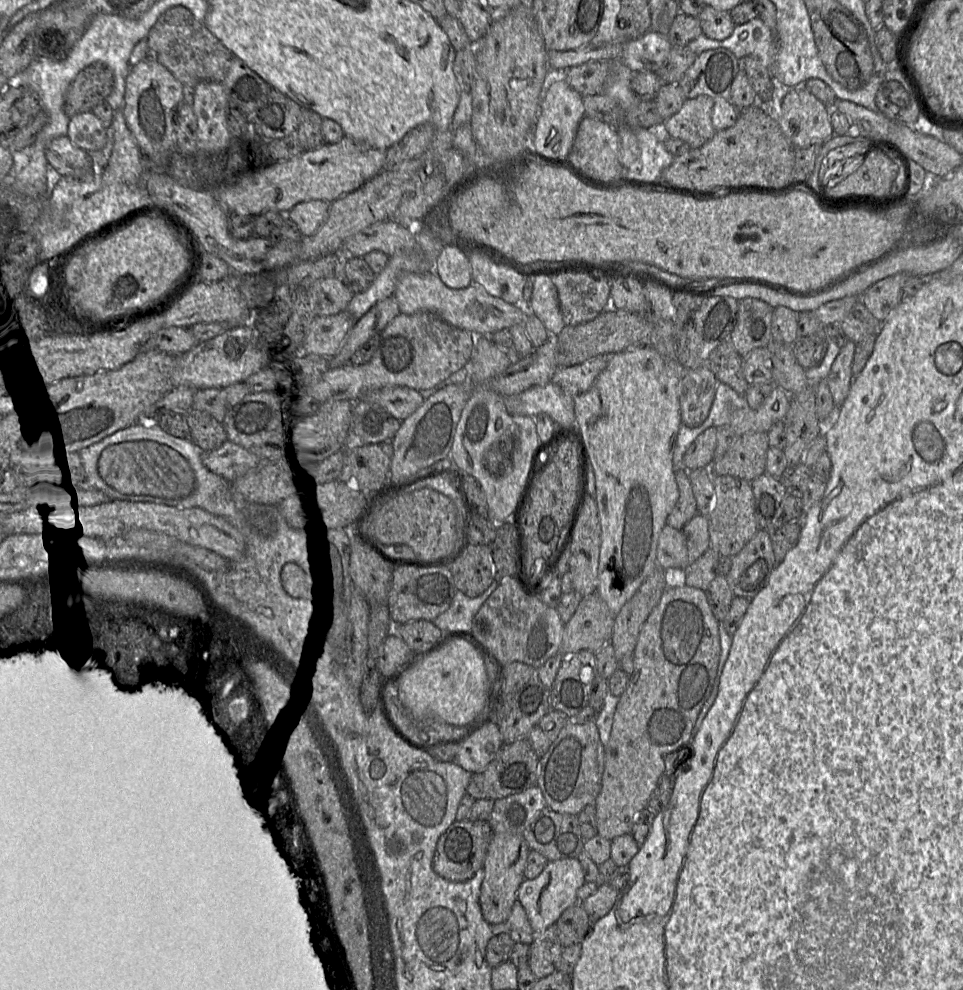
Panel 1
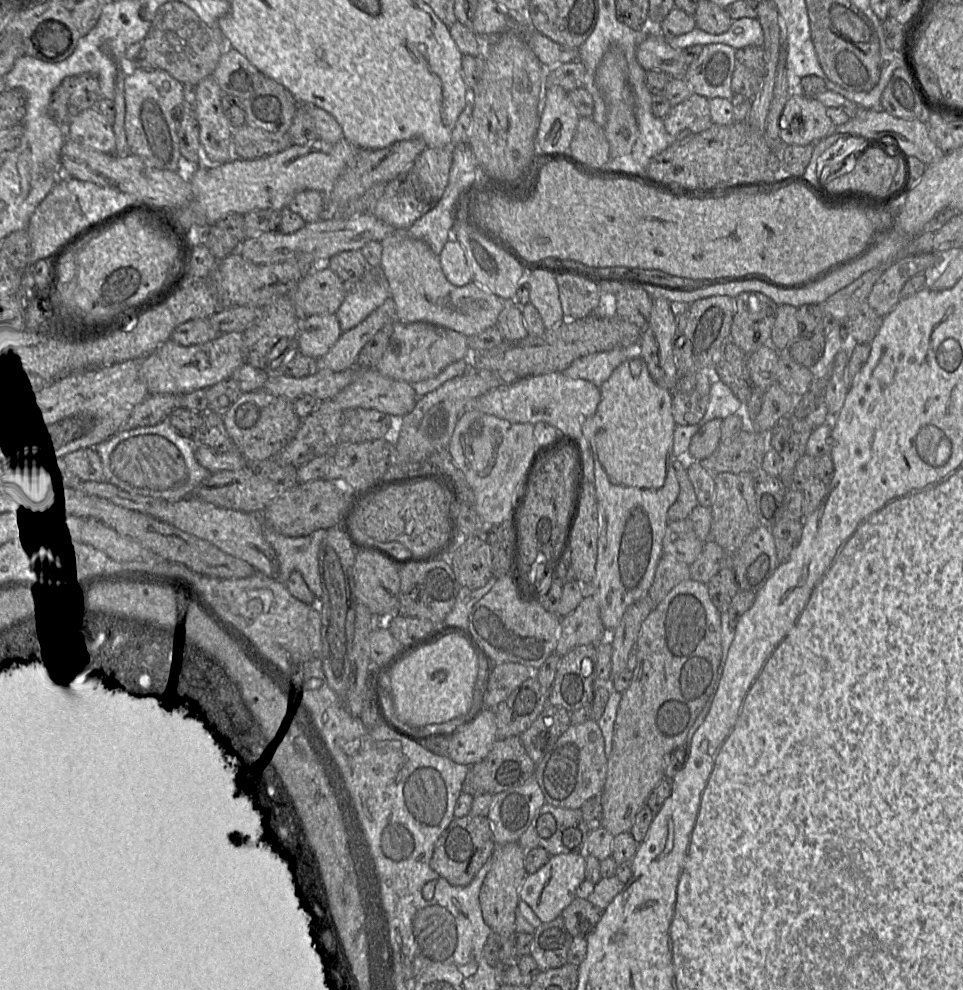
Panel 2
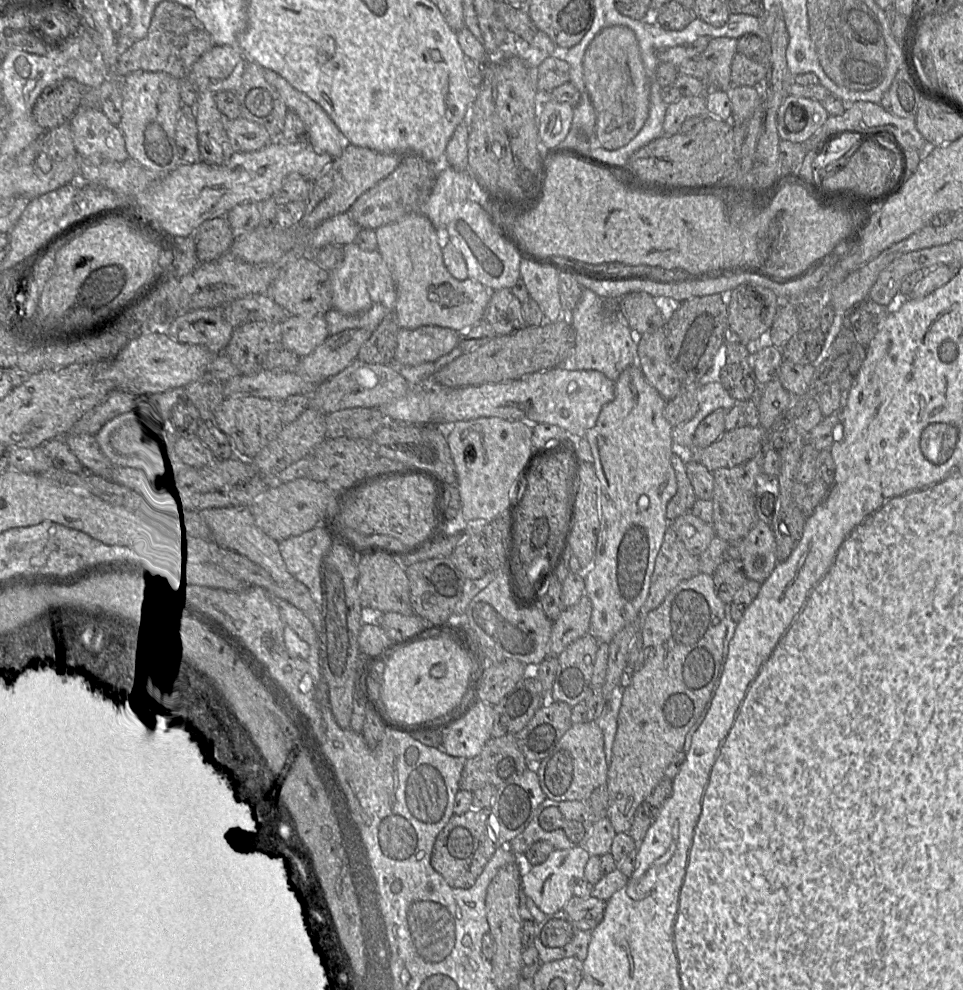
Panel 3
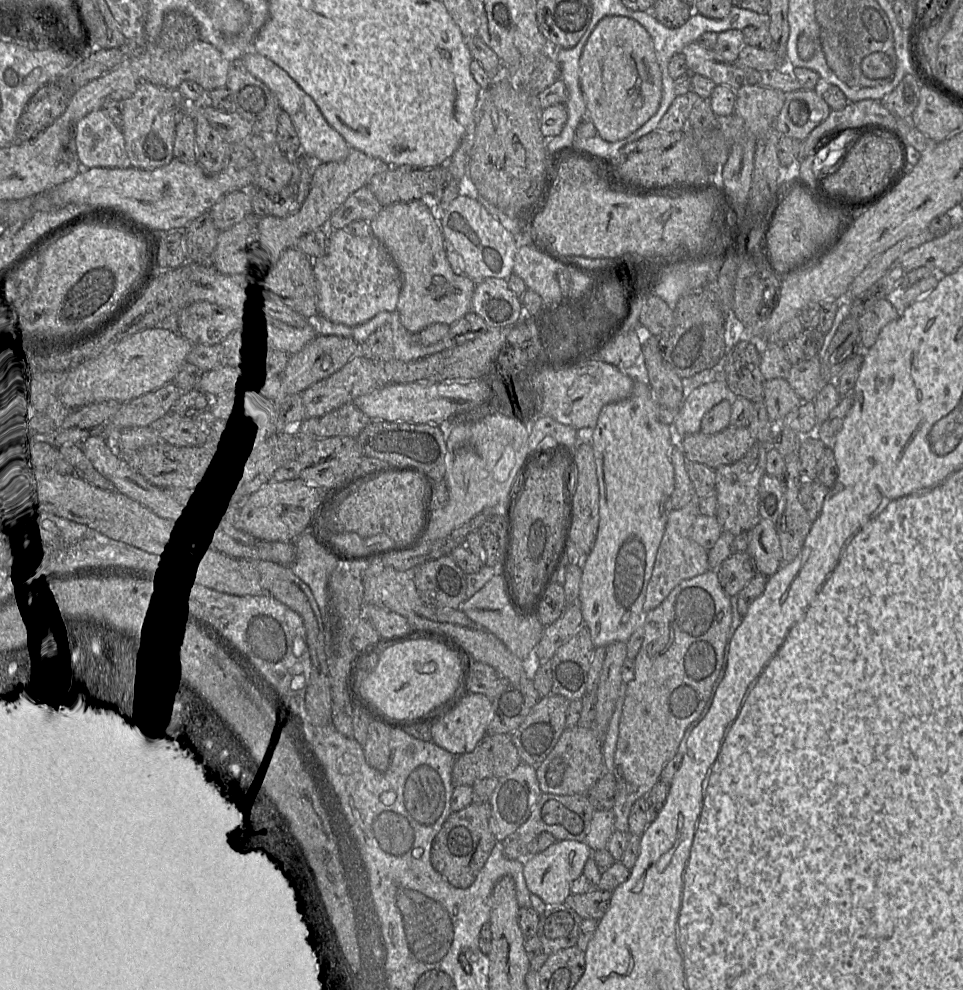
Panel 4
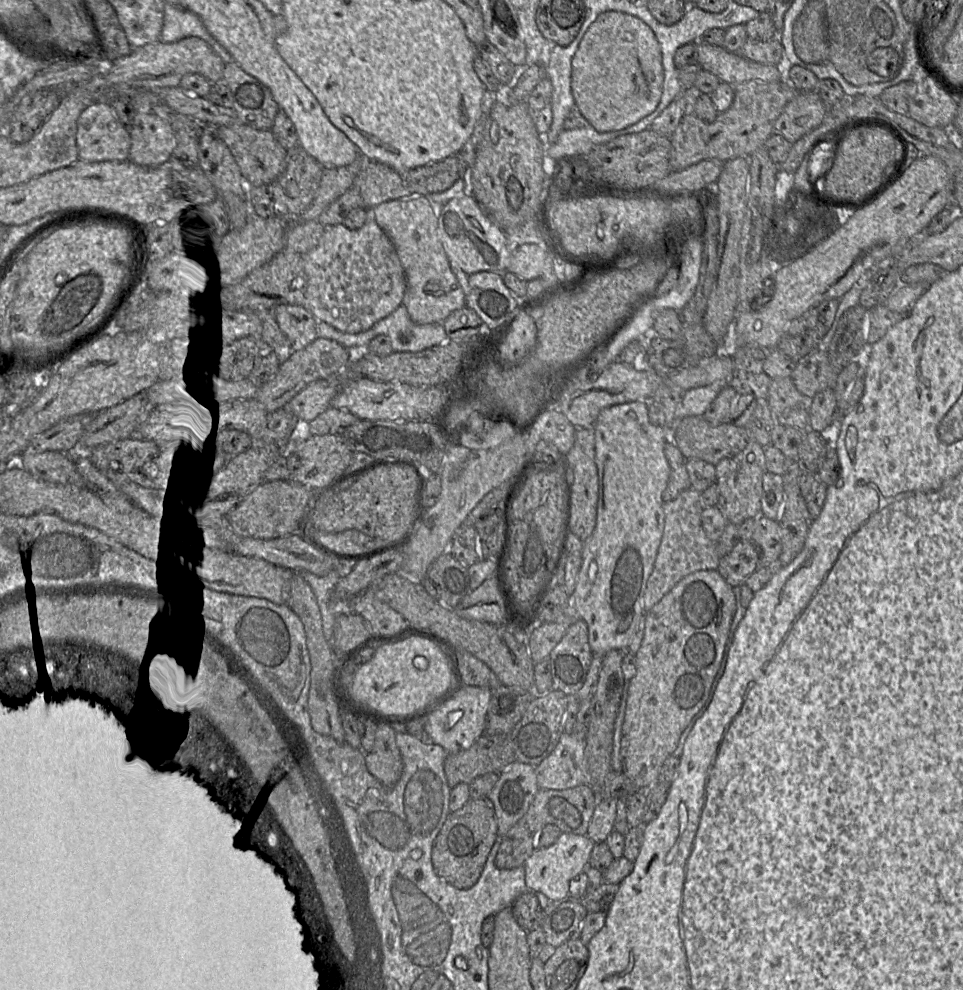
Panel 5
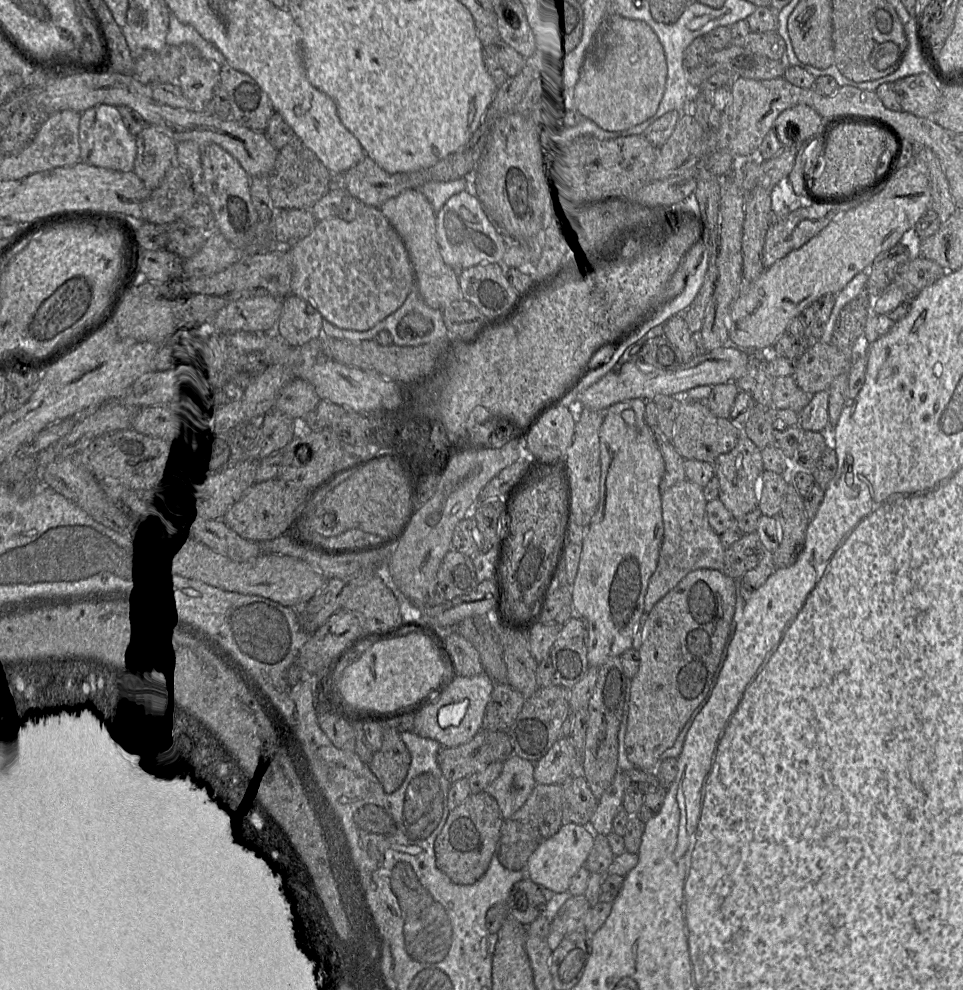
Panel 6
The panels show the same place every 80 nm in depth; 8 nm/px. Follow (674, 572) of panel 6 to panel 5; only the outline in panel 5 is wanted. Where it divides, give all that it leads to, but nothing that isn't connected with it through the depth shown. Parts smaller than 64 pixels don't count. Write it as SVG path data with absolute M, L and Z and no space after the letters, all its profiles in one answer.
M692 487L682 492L674 500L664 503L665 528L654 568L646 586L643 599L644 614L657 604L682 578L697 571L715 570L718 568L720 556L717 552L717 544L707 537L702 527L701 515L703 510L701 493Z

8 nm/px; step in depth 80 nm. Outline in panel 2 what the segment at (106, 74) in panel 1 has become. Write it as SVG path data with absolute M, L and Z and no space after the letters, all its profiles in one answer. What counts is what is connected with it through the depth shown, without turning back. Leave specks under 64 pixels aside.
M86 72L67 77L52 92L47 115L55 123L66 127L83 110L96 108L101 97L96 74Z

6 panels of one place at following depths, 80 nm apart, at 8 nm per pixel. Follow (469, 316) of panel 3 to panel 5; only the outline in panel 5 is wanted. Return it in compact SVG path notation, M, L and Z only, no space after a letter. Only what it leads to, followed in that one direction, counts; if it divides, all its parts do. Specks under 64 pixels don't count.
M415 196L388 201L370 210L396 249L407 284L402 305L407 308L411 321L418 325L442 323L453 311L466 306L463 286L453 273L438 238L440 207L425 196Z

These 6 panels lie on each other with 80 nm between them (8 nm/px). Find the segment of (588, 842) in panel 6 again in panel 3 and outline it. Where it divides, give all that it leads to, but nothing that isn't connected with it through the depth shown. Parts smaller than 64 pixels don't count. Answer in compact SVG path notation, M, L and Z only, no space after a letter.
M585 847L570 849L554 849L548 858L541 864L525 866L522 873L522 891L531 898L539 909L546 915L562 910L574 896L575 885L585 879L585 867L590 854Z

